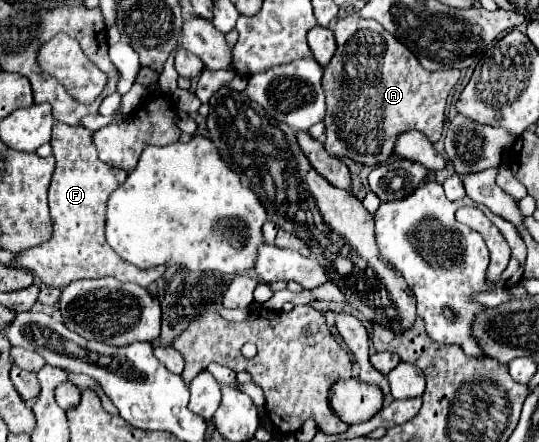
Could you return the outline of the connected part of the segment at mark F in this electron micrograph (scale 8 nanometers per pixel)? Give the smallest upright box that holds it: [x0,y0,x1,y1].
[19,122,165,288]

